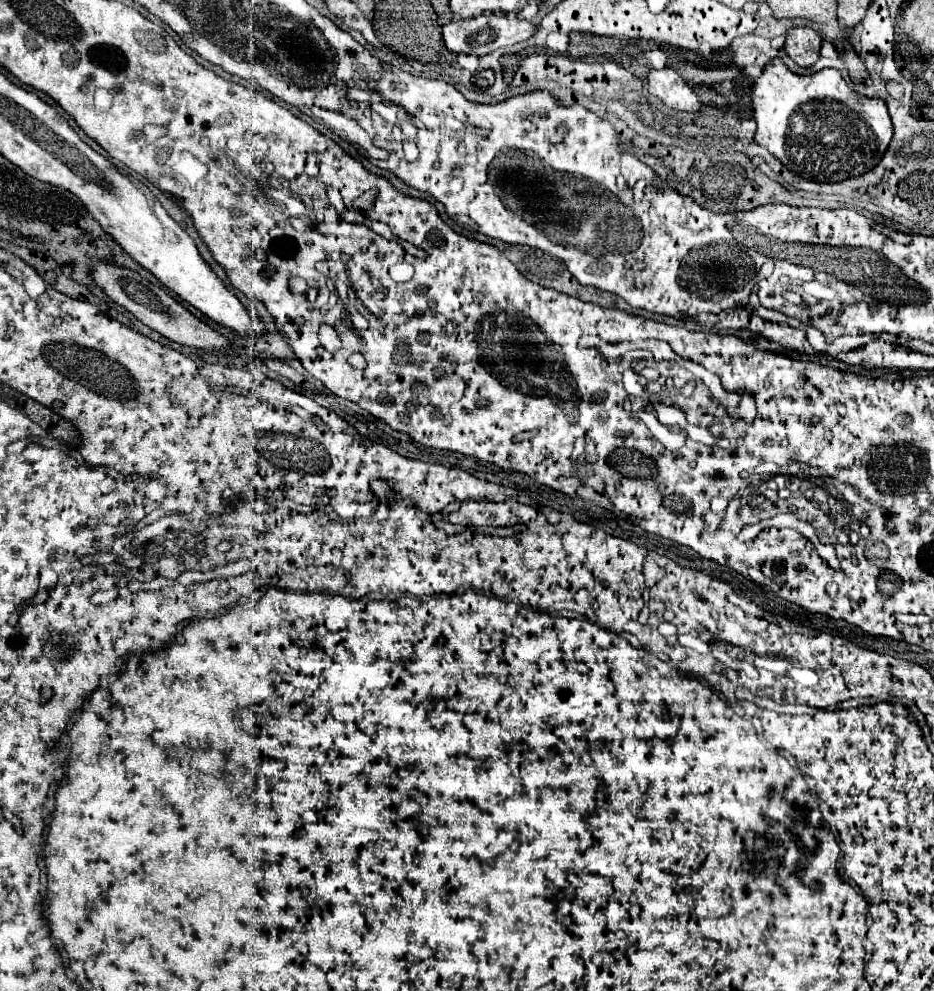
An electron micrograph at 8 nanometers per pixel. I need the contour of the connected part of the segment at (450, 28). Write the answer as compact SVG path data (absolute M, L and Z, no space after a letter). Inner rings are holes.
M479 15L479 17L471 17L471 19L463 19L463 21L451 21L447 25L443 25L443 39L449 51L453 53L467 53L467 55L487 55L493 53L497 49L503 47L511 47L515 43L527 41L533 37L533 33L539 31L539 25L529 23L529 21L521 21L521 19L509 19L507 15L499 17L499 15Z

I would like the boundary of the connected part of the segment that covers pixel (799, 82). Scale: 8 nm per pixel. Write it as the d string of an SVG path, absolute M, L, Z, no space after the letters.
M771 59L765 65L763 75L755 81L751 97L753 115L757 121L755 141L773 153L789 171L807 181L839 183L859 177L881 163L881 157L889 147L889 139L893 139L893 123L885 101L855 93L837 69L821 69L811 75L797 75L791 73L781 59Z

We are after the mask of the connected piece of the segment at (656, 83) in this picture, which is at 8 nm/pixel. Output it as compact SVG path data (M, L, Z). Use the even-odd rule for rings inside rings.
M673 67L649 71L649 93L673 109L697 111L701 107L701 101L693 93L691 85Z

